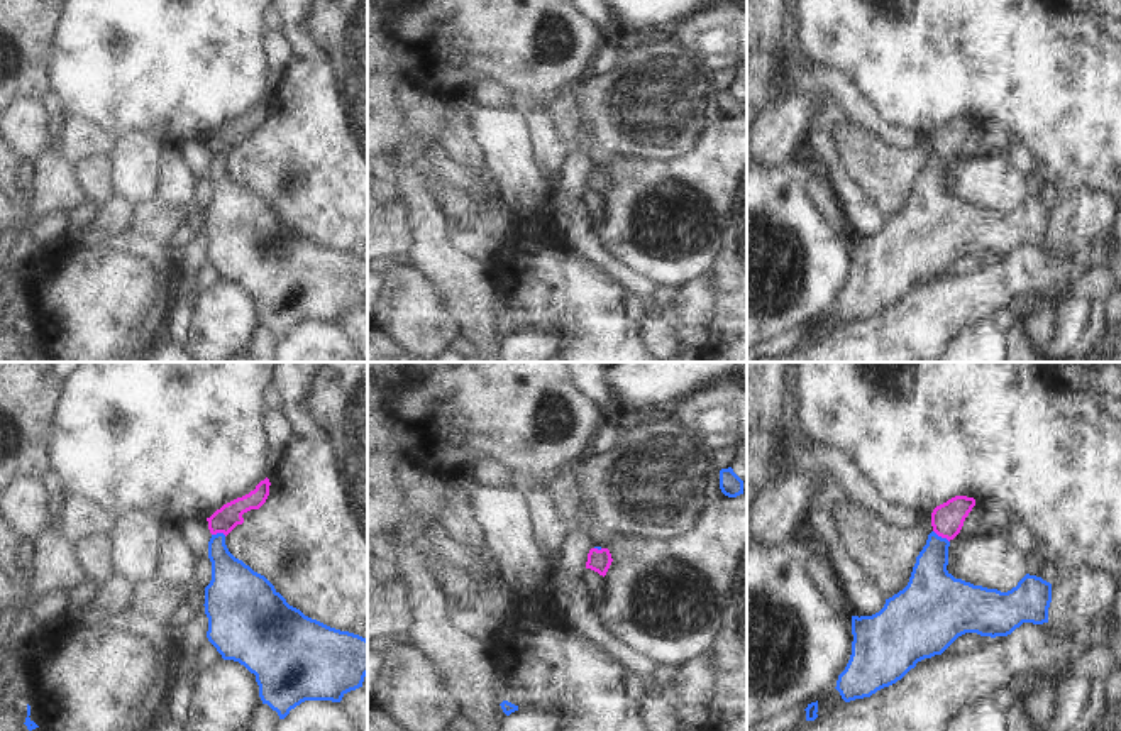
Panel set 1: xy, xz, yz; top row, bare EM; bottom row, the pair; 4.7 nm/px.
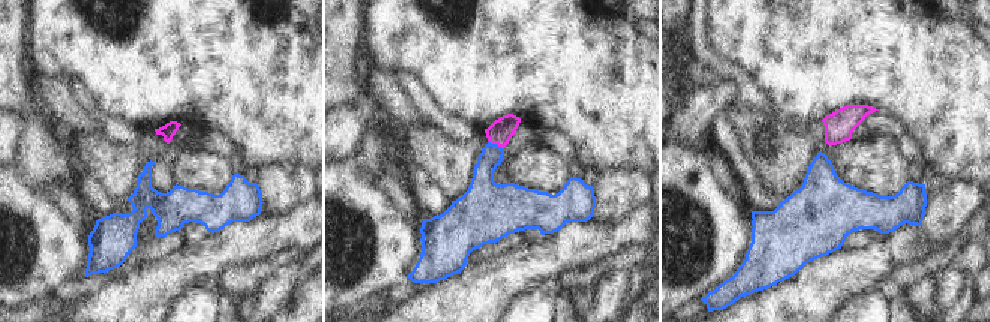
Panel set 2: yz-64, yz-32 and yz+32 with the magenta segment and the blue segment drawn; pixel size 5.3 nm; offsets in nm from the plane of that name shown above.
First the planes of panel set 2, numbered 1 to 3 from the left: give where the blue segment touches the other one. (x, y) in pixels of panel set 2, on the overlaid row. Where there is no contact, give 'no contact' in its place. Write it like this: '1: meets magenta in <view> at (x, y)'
1: no contact
2: meets magenta in yz-32 at (497, 144)
3: no contact

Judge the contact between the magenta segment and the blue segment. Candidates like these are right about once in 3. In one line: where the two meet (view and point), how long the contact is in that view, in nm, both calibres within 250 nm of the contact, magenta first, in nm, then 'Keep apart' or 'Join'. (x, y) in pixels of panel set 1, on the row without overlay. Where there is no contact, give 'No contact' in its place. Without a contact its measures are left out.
Touches magenta at yz (942, 158). Shared border 100 nm. Thickness 160 nm (magenta) against 220 nm. Join

